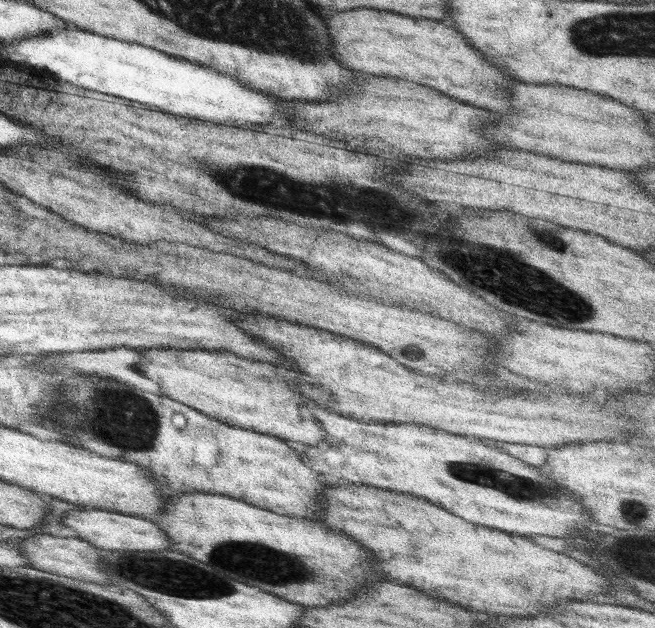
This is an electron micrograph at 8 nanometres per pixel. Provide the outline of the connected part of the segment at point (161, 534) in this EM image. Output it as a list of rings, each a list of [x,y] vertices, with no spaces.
[[[85,508],[68,512],[61,523],[78,533],[78,538],[86,540],[108,552],[122,550],[128,552],[164,552],[174,550],[165,530],[161,530],[151,518],[108,511],[98,508]]]

